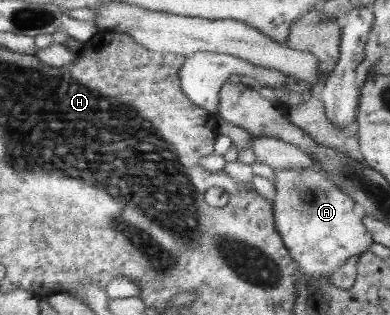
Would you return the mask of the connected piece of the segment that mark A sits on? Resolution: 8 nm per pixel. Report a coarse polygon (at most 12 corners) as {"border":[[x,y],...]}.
{"border":[[315,166],[275,170],[274,219],[311,283],[373,237]]}

